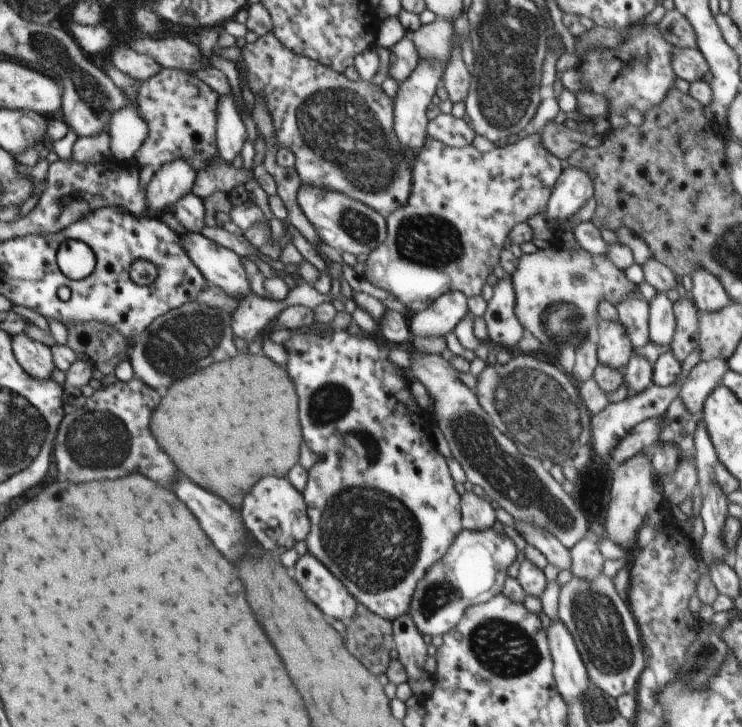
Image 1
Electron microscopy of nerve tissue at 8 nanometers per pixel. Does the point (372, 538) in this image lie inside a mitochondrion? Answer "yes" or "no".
yes

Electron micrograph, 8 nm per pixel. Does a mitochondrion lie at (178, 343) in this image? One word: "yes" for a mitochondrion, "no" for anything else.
yes

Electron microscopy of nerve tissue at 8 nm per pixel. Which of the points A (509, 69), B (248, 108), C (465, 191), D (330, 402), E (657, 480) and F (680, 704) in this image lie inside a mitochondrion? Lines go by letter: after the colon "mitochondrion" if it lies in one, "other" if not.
A: mitochondrion
B: other
C: other
D: mitochondrion
E: other
F: mitochondrion

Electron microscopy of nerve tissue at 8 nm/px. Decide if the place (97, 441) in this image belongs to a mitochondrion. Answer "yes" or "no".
yes

